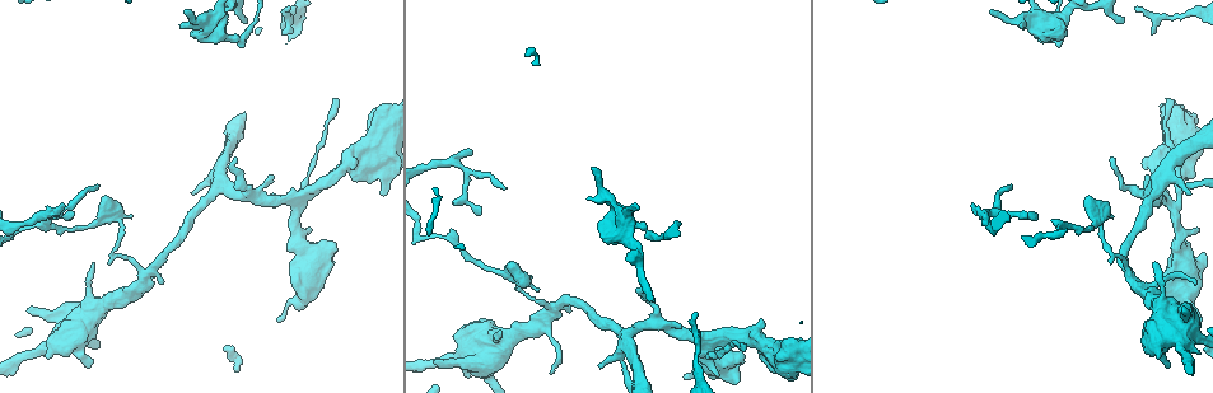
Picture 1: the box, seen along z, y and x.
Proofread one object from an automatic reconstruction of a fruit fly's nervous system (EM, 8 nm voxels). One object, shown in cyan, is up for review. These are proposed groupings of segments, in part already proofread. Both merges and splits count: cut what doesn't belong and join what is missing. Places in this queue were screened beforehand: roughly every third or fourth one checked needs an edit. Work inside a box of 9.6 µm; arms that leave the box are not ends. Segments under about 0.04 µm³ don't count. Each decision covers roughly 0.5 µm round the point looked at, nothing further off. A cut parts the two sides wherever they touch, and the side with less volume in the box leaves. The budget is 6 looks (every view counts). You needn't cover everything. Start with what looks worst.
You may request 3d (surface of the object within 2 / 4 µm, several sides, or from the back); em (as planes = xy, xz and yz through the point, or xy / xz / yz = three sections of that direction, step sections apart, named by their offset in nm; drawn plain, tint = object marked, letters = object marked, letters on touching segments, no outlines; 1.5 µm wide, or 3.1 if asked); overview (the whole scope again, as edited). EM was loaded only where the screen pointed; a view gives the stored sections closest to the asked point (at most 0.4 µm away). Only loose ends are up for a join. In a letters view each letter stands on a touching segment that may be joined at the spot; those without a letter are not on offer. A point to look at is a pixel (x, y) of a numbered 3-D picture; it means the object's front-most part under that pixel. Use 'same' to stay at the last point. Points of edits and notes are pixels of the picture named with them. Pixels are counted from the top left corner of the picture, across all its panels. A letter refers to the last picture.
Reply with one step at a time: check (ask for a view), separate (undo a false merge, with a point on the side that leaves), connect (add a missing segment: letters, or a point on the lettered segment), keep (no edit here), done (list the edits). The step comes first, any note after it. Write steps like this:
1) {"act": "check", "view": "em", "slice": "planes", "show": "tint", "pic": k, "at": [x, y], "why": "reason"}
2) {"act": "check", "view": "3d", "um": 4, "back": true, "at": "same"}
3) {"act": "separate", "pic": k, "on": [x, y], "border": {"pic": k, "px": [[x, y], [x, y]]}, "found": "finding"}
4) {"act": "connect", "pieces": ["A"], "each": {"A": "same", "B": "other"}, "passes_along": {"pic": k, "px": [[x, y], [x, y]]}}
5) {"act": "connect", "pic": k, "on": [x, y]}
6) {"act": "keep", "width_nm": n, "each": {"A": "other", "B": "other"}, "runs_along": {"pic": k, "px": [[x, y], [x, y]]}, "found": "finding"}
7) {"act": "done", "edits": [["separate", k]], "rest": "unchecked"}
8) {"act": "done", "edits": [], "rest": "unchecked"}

{"act": "check", "view": "3d", "um": 4, "pic": 1, "at": [1201, 354], "why": "thick end"}

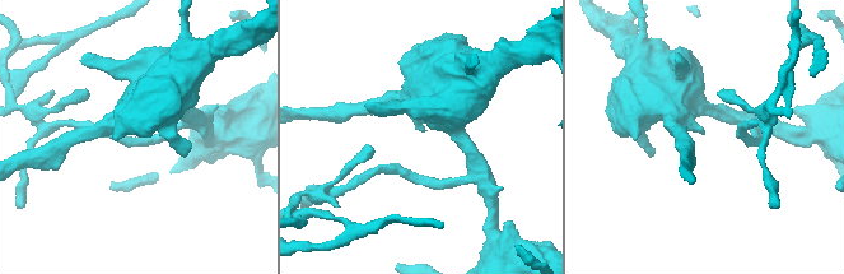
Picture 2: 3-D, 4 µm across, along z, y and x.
{"act": "check", "view": "em", "slice": "planes", "show": "letters", "pic": 2, "at": [703, 132]}

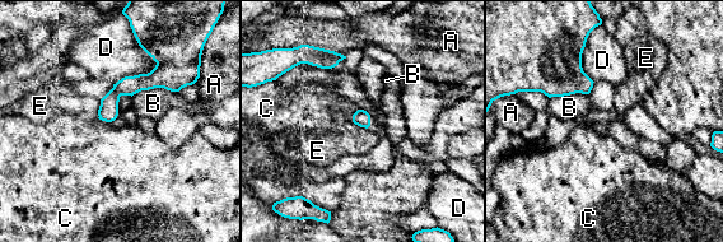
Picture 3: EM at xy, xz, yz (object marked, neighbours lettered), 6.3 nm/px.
{"act": "keep", "each": {"A": "other", "B": "other", "C": "other", "D": "other", "E": "other"}, "border": {"pic": 3, "px": [[354, 122], [367, 129]]}, "found": "none of them fits"}

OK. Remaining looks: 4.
{"act": "check", "view": "3d", "um": 2, "pic": 1, "at": [276, 319], "why": "an open end"}

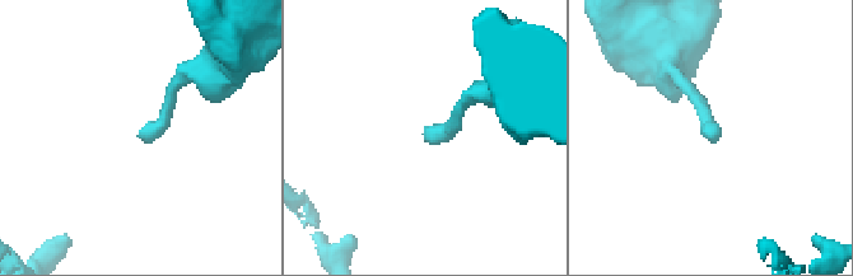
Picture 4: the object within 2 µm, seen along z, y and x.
{"act": "check", "view": "em", "slice": "yz", "step": 4, "show": "tint", "pic": 4, "at": [703, 136], "why": "need the tissue"}

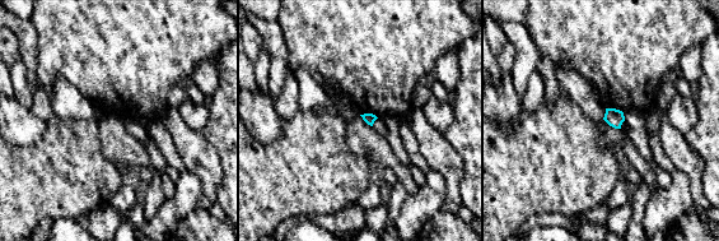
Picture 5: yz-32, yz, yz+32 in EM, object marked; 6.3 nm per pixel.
{"act": "check", "view": "em", "slice": "planes", "show": "letters", "at": "same"}

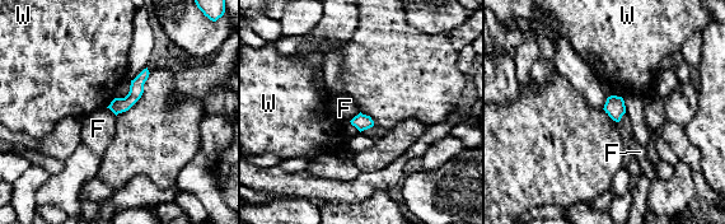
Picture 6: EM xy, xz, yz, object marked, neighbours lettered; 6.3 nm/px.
{"act": "keep", "each": {"F": "other", "W": "other"}, "runs_along": {"pic": 6, "px": [[145, 73], [136, 92], [116, 110]]}, "found": "none of them fits"}

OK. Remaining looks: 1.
{"act": "done", "edits": [], "rest": "unchecked"}

